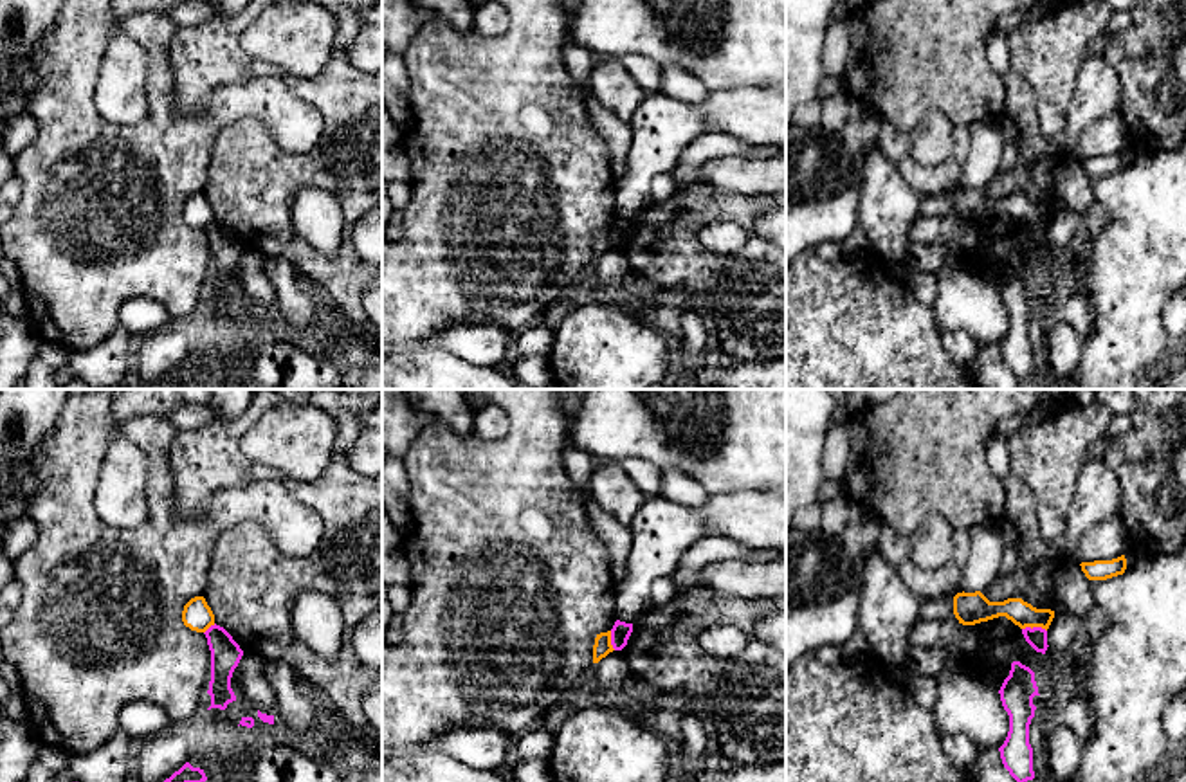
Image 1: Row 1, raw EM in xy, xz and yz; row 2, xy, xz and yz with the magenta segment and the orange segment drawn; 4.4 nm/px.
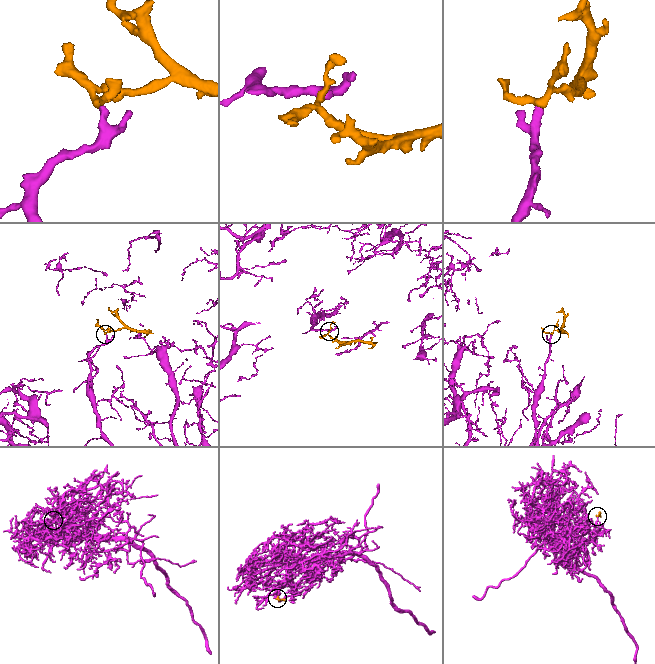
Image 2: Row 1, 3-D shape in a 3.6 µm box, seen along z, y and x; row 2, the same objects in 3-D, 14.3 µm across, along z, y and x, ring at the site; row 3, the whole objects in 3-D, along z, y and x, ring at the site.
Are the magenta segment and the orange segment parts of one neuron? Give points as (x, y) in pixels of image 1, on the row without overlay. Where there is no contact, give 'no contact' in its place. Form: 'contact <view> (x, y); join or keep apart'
contact yz (1035, 224); keep apart

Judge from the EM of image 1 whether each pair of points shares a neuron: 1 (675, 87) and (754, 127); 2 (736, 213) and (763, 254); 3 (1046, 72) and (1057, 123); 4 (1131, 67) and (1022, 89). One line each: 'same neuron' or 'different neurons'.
1: different neurons
2: same neuron
3: same neuron
4: different neurons

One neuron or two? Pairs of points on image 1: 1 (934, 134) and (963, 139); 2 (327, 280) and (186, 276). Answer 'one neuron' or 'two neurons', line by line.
1: two neurons
2: two neurons

